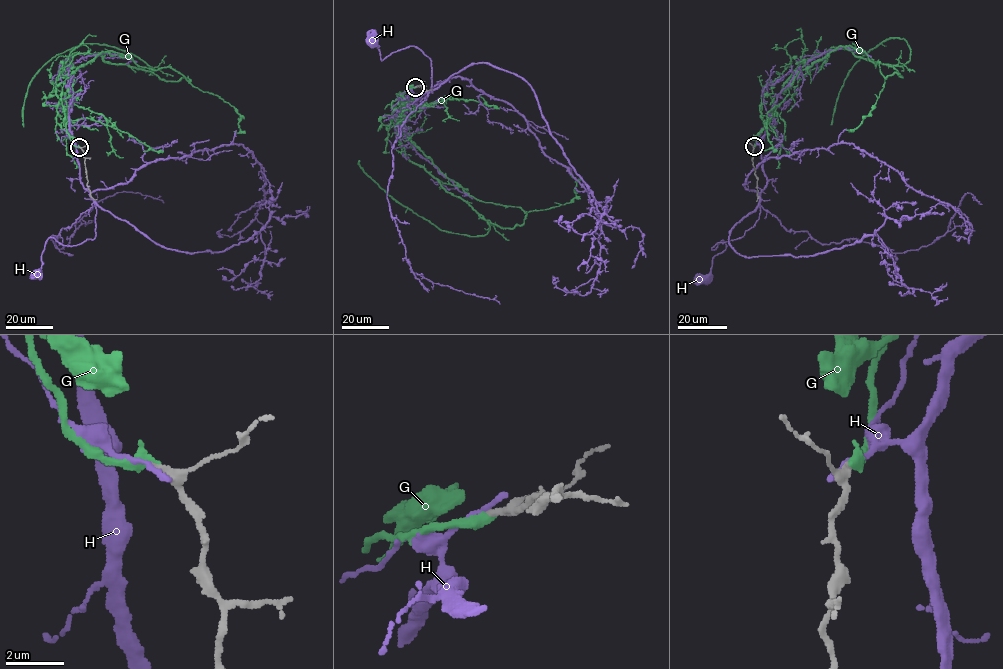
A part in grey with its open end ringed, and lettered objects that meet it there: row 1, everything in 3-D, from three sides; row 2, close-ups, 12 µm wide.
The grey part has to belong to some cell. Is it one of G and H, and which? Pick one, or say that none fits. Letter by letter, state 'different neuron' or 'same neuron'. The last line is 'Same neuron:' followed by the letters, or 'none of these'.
G: same neuron
H: different neuron
Same neuron: G

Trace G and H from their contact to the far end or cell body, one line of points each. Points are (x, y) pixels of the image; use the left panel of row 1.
G: (79, 147), (57, 96), (64, 61), (98, 54), (151, 66), (103, 44), (57, 54), (29, 85), (23, 127)
H: (79, 147), (75, 145), (79, 176), (95, 206), (95, 238), (65, 246), (49, 237), (36, 272)

